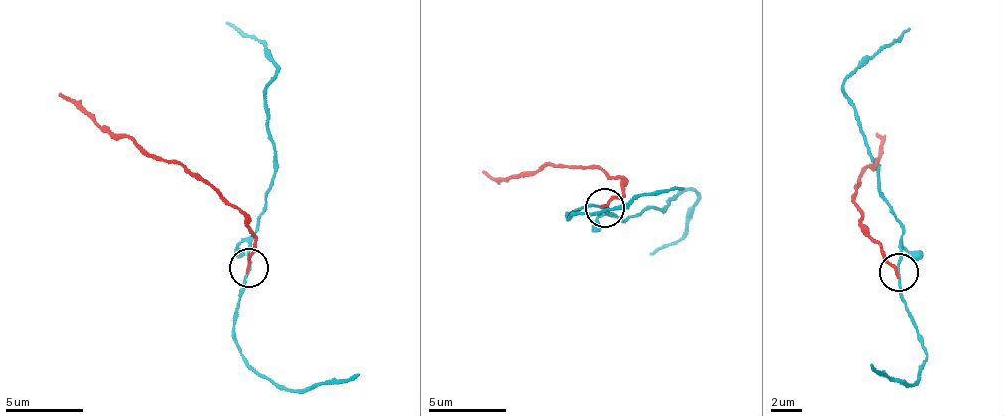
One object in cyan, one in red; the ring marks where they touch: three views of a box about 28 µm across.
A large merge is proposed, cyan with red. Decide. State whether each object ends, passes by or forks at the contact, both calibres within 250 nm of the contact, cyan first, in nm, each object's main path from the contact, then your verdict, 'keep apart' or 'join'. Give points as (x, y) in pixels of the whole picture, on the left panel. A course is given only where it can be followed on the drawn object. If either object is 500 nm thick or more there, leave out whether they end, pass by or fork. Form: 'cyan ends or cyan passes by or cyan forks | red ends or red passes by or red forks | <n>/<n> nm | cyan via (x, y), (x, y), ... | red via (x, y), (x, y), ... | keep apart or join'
cyan passes by | red ends | 150/180 nm | cyan via (248, 267), (256, 218), (271, 191), (276, 148), (266, 87), (276, 71), (254, 37), (243, 38), (226, 21) | red via (247, 266), (255, 245), (250, 220), (179, 164), (155, 161), (125, 136), (104, 133), (60, 92) | keep apart

